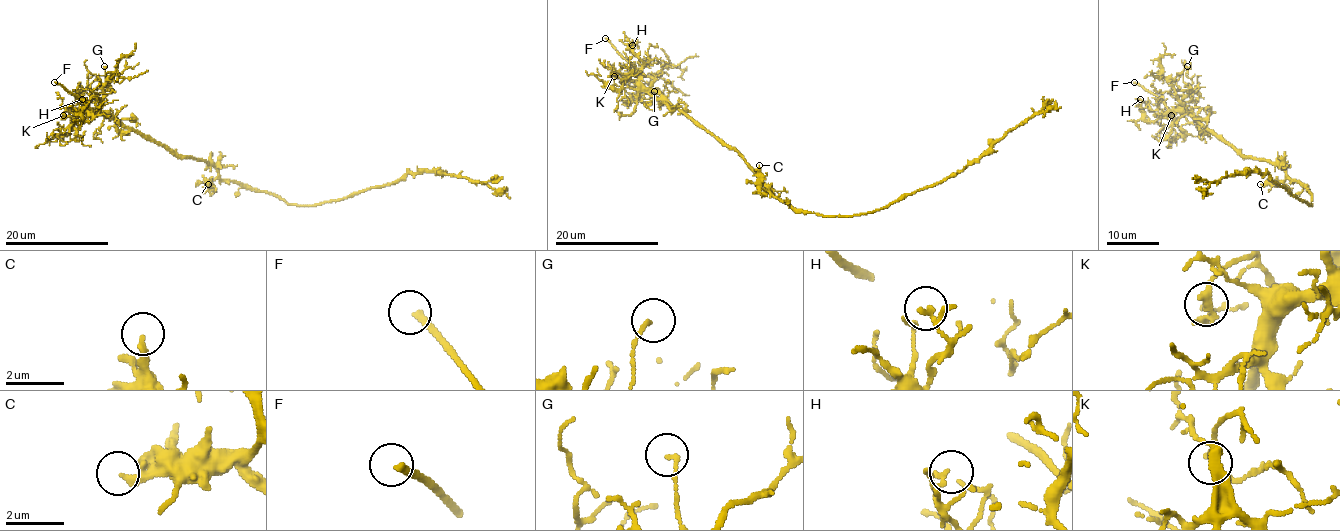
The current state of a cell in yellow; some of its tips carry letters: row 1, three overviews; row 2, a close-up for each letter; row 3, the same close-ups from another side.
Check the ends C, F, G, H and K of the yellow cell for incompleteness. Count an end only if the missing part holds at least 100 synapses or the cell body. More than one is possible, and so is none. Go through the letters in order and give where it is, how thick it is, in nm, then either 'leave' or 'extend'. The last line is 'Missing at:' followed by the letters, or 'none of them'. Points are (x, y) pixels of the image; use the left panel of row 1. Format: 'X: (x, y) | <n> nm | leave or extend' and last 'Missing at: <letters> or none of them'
C: (208, 184) | 240 nm | leave
F: (54, 82) | 260 nm | extend
G: (104, 66) | 140 nm | leave
H: (82, 99) | 140 nm | leave
K: (63, 115) | 180 nm | leave
Missing at: F

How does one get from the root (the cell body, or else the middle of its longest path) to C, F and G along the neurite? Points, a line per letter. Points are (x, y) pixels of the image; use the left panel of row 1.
C: (250, 189), (217, 179), (208, 184)
F: (250, 189), (223, 180), (207, 162), (172, 154), (120, 126), (106, 113), (89, 112), (75, 95), (54, 82)
G: (250, 189), (223, 180), (207, 162), (177, 157), (123, 123), (94, 112), (89, 102), (107, 87), (104, 66)

